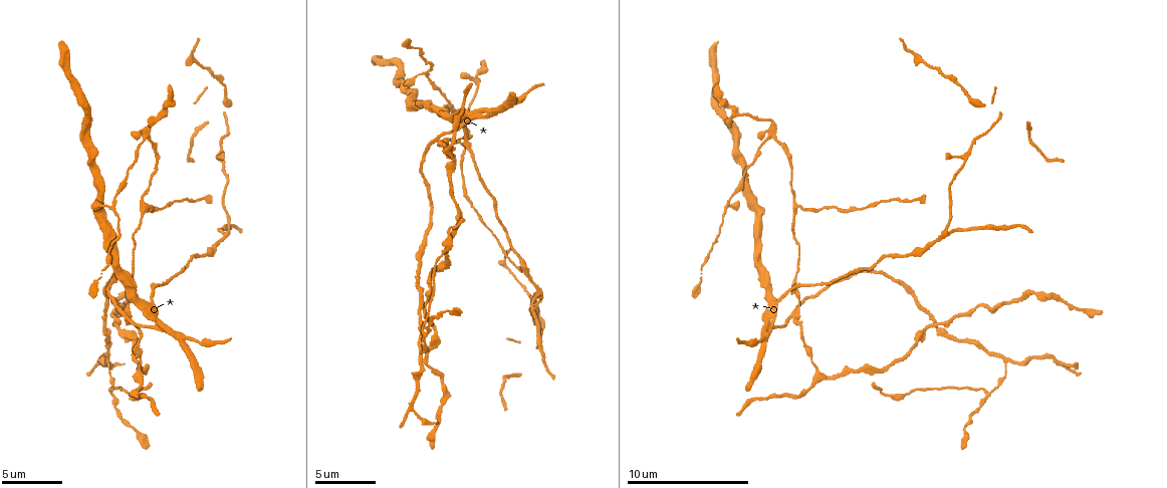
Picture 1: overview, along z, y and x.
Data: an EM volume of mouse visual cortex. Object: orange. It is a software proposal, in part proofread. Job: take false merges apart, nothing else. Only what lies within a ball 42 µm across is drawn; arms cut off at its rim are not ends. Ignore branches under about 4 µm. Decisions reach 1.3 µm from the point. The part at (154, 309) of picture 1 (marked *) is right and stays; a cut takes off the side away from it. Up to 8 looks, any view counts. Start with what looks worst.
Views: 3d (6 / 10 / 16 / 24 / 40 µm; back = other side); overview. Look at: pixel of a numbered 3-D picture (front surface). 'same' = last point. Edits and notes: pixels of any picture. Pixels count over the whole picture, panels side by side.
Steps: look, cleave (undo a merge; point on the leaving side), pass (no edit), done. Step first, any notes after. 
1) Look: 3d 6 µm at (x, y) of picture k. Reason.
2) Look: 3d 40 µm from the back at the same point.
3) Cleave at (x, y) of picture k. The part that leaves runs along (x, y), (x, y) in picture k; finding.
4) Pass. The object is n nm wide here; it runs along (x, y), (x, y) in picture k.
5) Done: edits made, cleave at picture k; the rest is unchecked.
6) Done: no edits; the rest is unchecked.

Look: 3d 16 µm at (106, 362) of picture 1. Three arms meet.

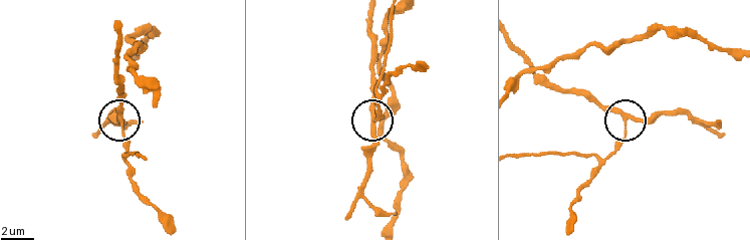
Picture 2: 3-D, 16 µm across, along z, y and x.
Pass. The object is 230 nm wide here; it runs along (371, 12), (370, 134), (374, 146), (370, 173) in picture 2; one cell here.

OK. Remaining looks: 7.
Look: 3d 6 µm at (795, 310) of picture 1. Side arm on a straight run.

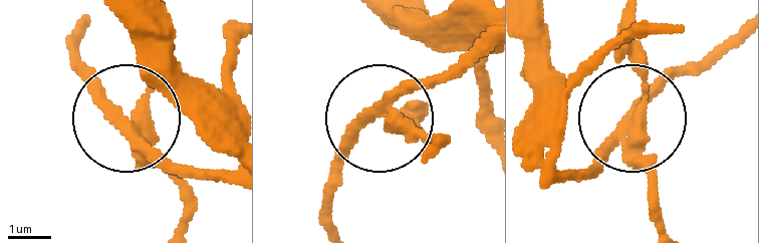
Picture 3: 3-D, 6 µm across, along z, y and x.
Pass. All the same cell.

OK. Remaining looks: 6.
Look: 3d 6 µm at (944, 334) of picture 1. Looks like a crossing.

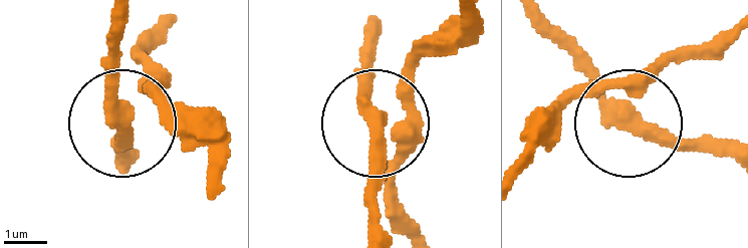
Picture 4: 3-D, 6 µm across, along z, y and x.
Pass. The side arm is 16 µm long; it runs along (378, 22), (366, 104), (396, 148), (393, 177) in picture 4; continuous, no second cell.

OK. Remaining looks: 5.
Look: 3d 10 µm at (447, 170) of picture 1. Two arms in line, one across.

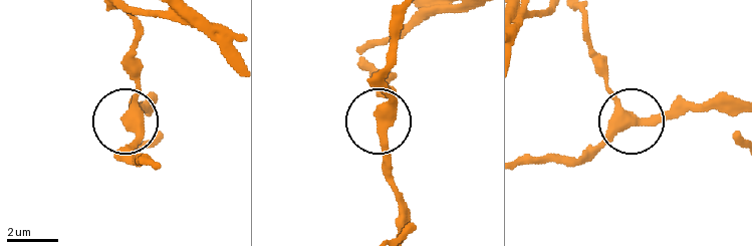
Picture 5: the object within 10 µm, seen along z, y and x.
Look: 3d 10 µm from the back at (384, 119) of picture 5. From behind.

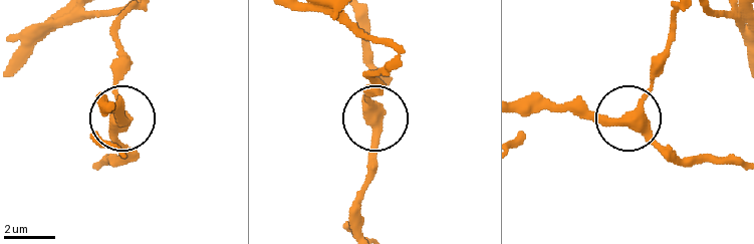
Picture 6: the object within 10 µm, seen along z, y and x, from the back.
Pass. The object is 380 nm wide here; it runs along (679, 9), (662, 68), (632, 117), (677, 163) in picture 6; continuous, no second cell.

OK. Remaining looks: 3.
Done: no edits; the rest is unchecked.

